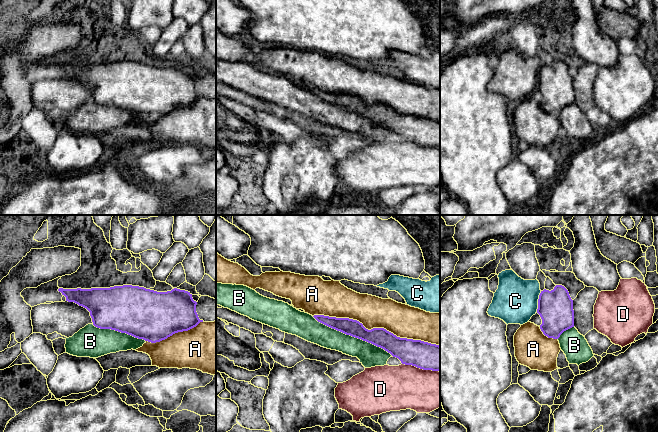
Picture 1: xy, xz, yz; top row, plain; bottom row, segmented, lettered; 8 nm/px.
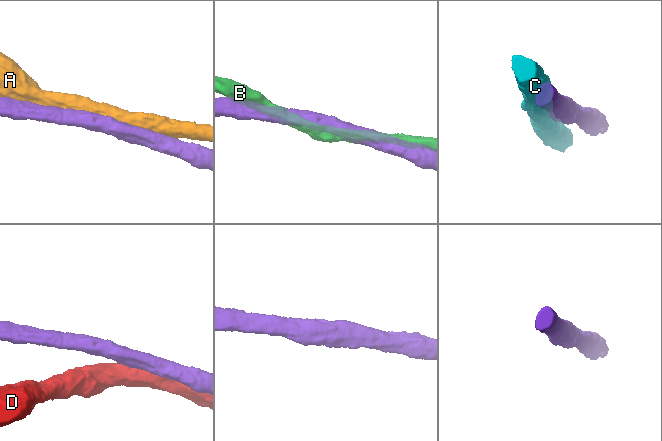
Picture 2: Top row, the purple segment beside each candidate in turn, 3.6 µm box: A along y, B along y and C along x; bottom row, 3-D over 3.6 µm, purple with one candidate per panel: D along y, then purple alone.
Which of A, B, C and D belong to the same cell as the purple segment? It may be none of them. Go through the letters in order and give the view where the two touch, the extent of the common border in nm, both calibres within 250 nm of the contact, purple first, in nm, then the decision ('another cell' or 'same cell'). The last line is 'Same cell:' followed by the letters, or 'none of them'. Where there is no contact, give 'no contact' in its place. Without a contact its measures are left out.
A: meets purple in xz; contact 1050 nm long; 160 nm thick on the purple side, 260 nm on the other; another cell
B: meets purple in xz; contact 700 nm long; 160 nm thick on the purple side, 180 nm on the other; another cell
C: meets purple in yz; contact 170 nm long; 280 nm thick on the purple side, 360 nm on the other; another cell
D: meets purple in xz; contact 320 nm long; 220 nm thick on the purple side, 360 nm on the other; another cell
Same cell: none of them

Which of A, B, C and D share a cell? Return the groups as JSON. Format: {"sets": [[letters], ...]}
{"sets": [["A", "B"], ["C"], ["D"]]}

